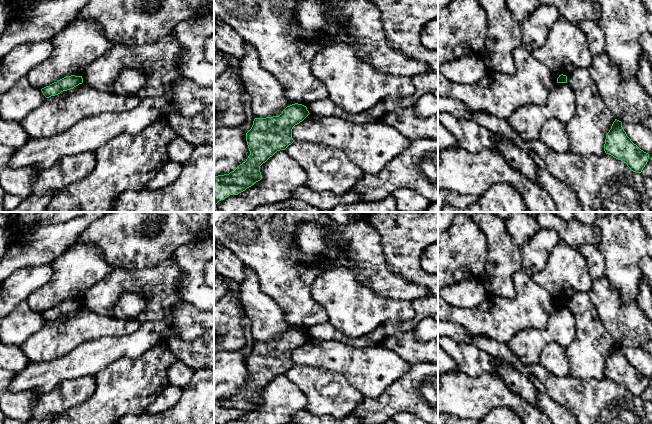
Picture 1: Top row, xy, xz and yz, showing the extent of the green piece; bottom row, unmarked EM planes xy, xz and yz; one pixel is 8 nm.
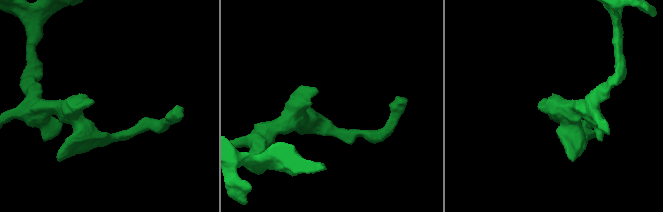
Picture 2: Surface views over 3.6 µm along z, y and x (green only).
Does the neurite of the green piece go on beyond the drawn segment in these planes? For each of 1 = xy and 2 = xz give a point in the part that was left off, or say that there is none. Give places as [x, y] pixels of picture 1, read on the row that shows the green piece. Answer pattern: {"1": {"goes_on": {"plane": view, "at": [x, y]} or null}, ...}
{"1": {"goes_on": null}, "2": {"goes_on": null}}

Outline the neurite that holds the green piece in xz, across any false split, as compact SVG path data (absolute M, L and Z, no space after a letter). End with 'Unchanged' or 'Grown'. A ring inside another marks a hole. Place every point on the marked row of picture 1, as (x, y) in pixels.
M302 104L287 106L279 116L255 118L246 133L250 155L229 174L214 176L214 212L216 204L230 195L238 195L262 179L260 166L294 140L292 129L308 115Z. Unchanged

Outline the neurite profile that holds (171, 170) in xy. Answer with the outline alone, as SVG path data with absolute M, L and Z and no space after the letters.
M168 161L162 169L147 183L146 188L157 190L172 184L180 175L182 164Z

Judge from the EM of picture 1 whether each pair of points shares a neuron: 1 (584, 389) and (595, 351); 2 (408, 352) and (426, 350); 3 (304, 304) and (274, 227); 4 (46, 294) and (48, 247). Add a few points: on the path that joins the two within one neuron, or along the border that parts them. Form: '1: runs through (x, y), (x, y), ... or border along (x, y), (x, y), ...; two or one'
1: border along (569, 373), (580, 378), (601, 379), (604, 377); two
2: runs through (412, 352), (422, 351); one
3: runs through (289, 285), (286, 275), (274, 255), (274, 246); one
4: border along (70, 247), (52, 262); two

